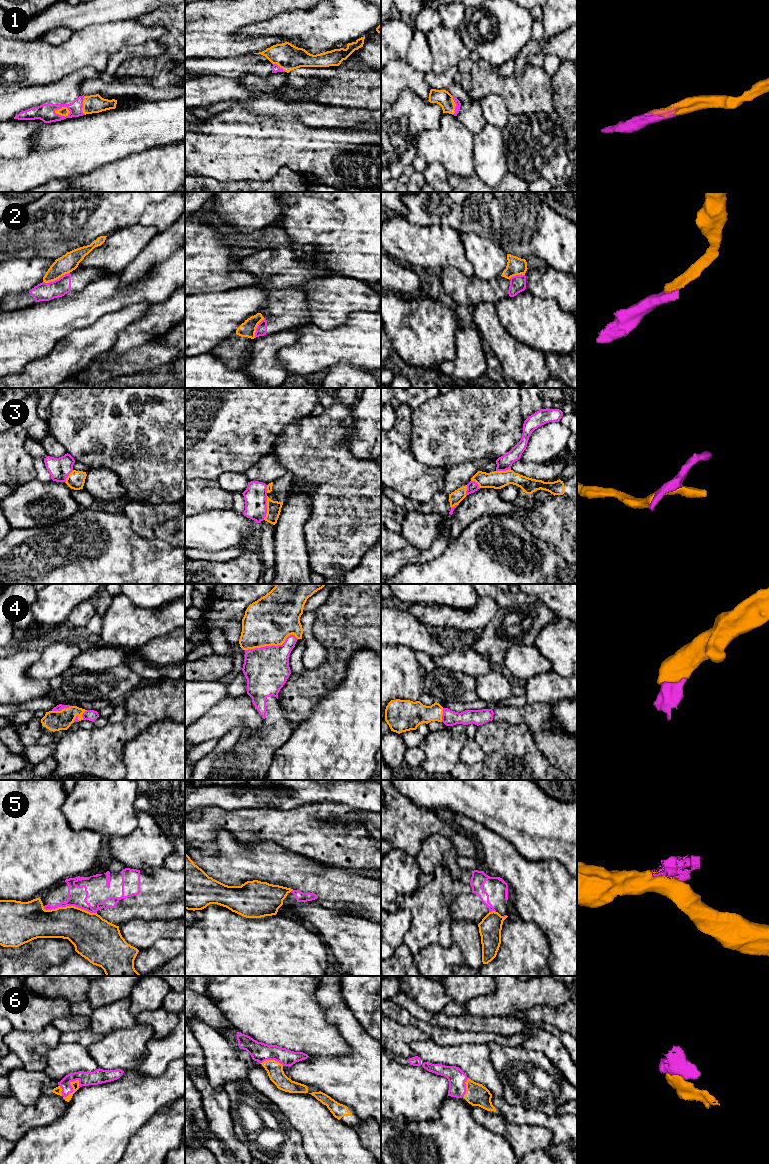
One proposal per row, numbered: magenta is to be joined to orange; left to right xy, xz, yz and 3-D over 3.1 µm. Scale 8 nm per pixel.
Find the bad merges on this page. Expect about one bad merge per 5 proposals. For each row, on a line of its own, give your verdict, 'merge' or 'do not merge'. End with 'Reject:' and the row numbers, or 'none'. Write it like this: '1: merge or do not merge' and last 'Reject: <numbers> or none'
1: merge
2: do not merge
3: do not merge
4: merge
5: do not merge
6: merge
Reject: 2, 3, 5

